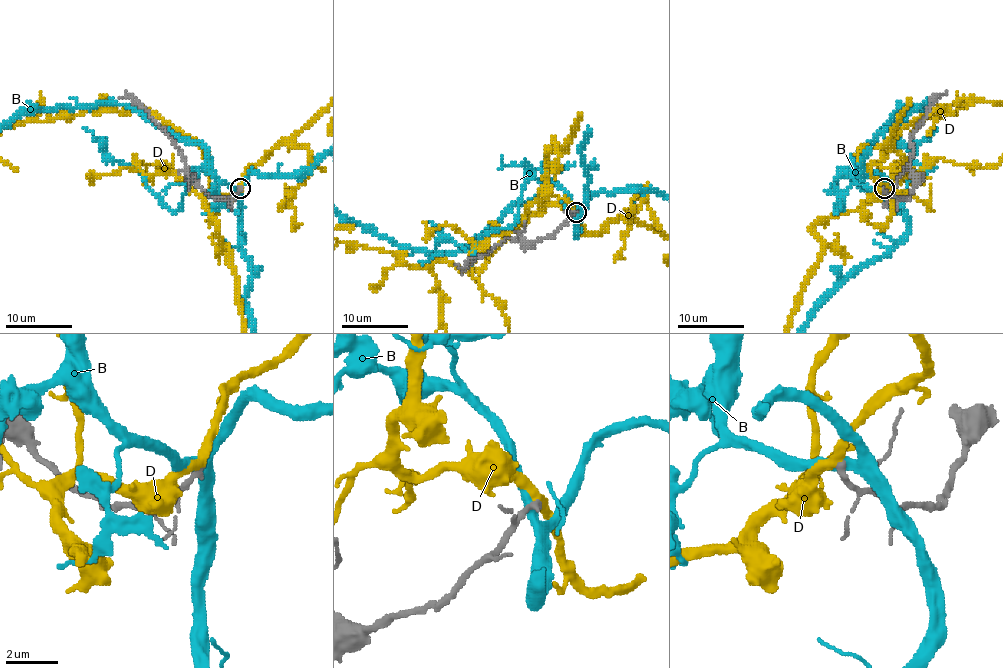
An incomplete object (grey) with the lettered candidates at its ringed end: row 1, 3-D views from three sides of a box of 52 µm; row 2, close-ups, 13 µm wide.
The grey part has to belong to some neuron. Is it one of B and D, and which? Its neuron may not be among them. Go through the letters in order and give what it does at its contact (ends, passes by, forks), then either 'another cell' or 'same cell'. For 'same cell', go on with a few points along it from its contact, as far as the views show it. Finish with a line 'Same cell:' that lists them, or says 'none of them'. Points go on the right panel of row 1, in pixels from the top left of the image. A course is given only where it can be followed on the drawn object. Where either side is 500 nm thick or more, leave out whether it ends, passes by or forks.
B: it passes by; another cell
D: it passes by; another cell
Same cell: none of them

